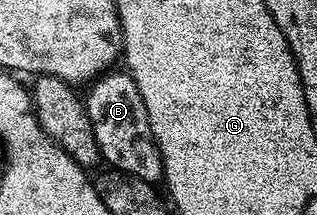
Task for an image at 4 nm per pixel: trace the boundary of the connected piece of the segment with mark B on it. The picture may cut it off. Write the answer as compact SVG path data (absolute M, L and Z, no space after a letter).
M108 71L90 82L88 93L85 93L85 104L89 123L93 123L93 139L97 139L100 158L113 169L133 175L137 179L145 179L150 185L158 186L163 179L163 160L159 154L159 144L155 141L153 131L149 127L149 111L145 111L145 99L141 99L141 91L137 91L137 83L133 83L130 73L126 71Z

